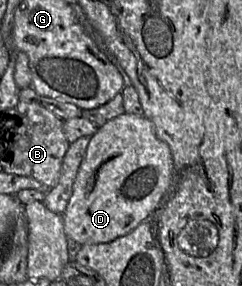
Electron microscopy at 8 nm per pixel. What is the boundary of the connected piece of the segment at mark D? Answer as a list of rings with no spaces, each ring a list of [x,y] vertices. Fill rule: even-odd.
[[[123,113],[98,127],[90,137],[85,156],[79,166],[76,178],[73,183],[73,191],[65,212],[63,213],[64,233],[67,239],[72,239],[80,245],[107,243],[118,237],[127,235],[134,230],[141,222],[148,220],[150,213],[155,209],[164,195],[174,173],[174,163],[171,150],[166,142],[157,137],[152,122],[145,116],[136,116]]]

